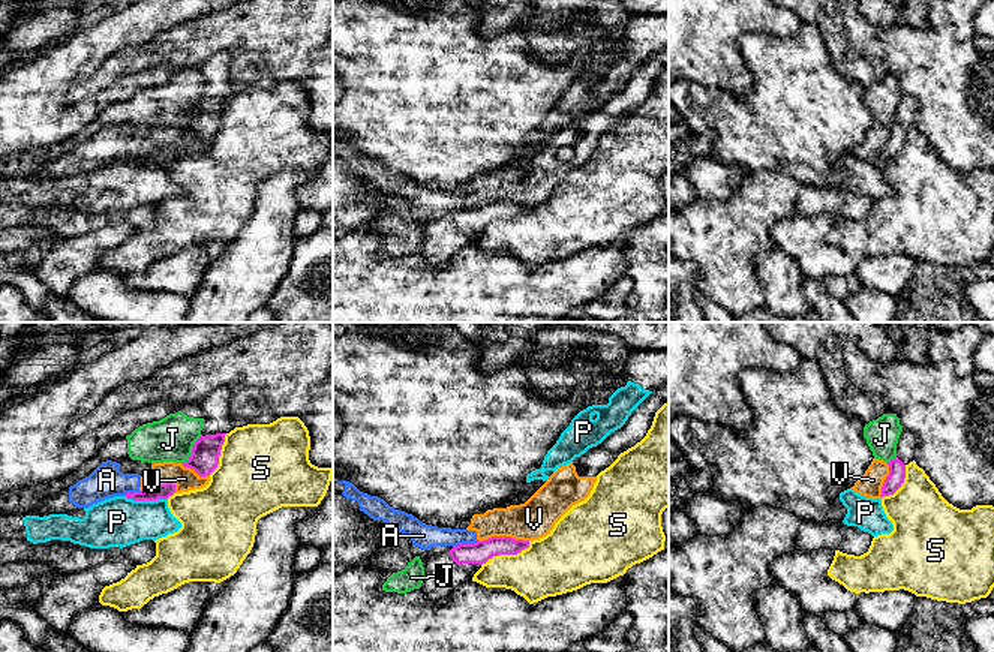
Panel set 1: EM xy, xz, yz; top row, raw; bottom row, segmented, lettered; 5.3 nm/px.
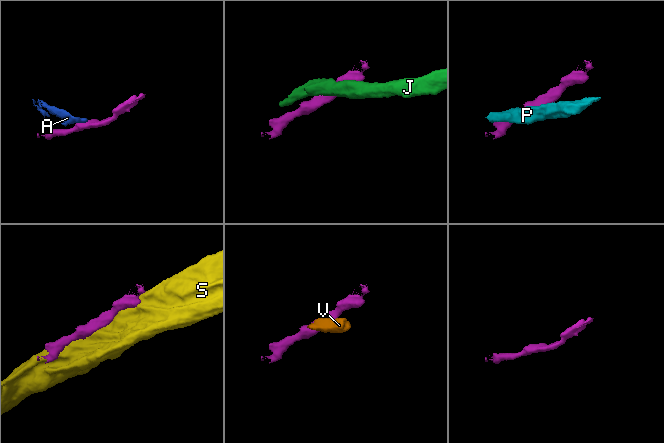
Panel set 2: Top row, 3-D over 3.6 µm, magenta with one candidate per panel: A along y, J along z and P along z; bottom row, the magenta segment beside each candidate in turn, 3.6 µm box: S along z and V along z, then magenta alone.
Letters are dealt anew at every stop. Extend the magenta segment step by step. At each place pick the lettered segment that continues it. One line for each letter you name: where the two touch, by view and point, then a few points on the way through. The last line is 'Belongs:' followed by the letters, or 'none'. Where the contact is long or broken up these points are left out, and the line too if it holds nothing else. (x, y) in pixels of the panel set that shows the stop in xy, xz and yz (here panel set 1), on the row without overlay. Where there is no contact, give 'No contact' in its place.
Belongs: none

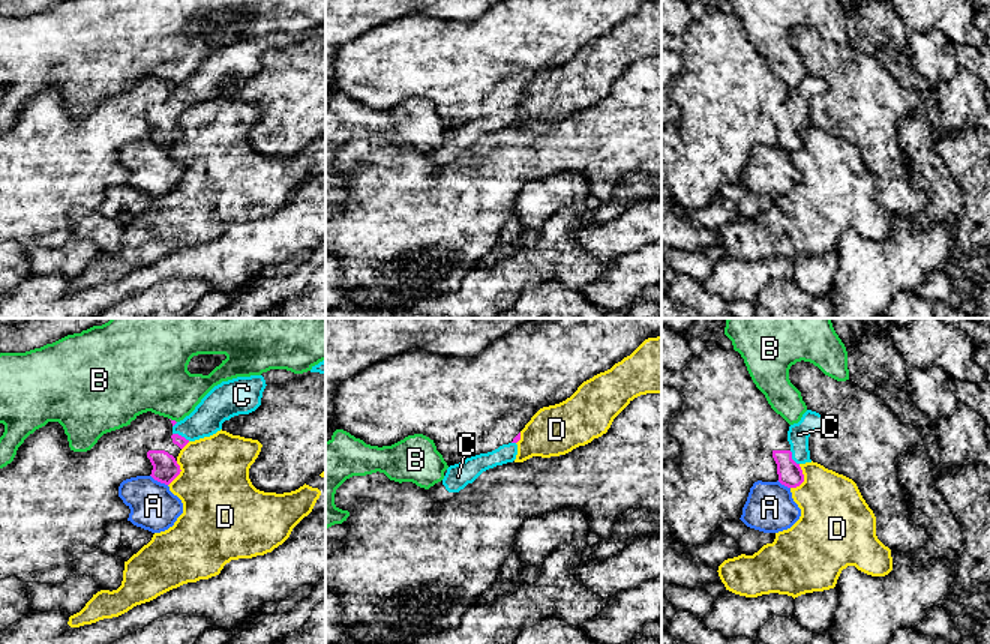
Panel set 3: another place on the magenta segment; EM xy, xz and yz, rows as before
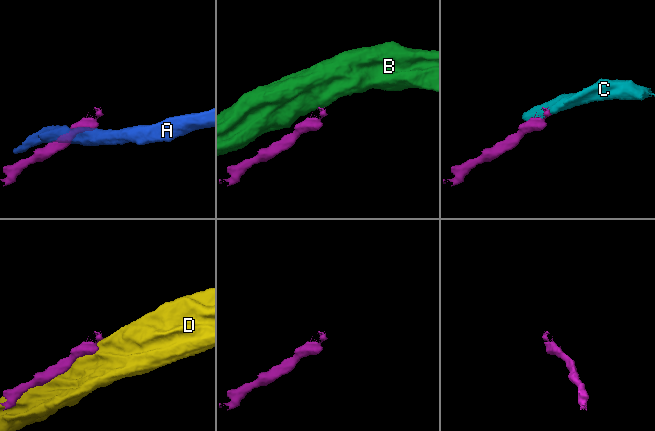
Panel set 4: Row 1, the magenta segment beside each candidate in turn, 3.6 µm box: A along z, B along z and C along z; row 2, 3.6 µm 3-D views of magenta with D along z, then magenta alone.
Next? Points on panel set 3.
C: Touches magenta at xy (182, 101). Path across: xy (179, 104), (182, 101), (216, 71)
Belongs: C

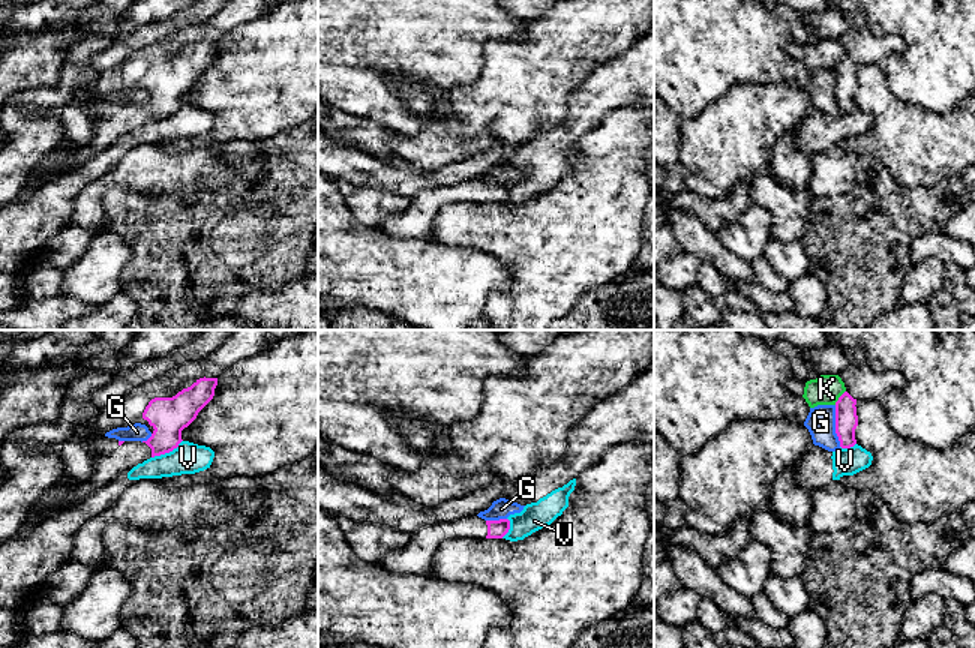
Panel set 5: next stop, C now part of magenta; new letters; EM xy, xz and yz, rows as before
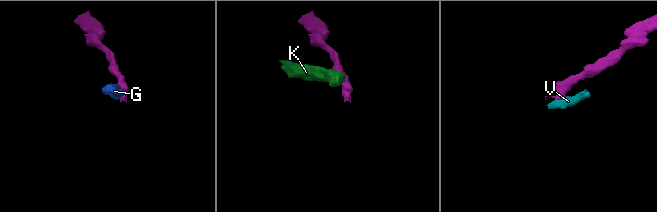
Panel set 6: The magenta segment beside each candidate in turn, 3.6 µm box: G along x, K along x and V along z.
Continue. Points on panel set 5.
Belongs: none

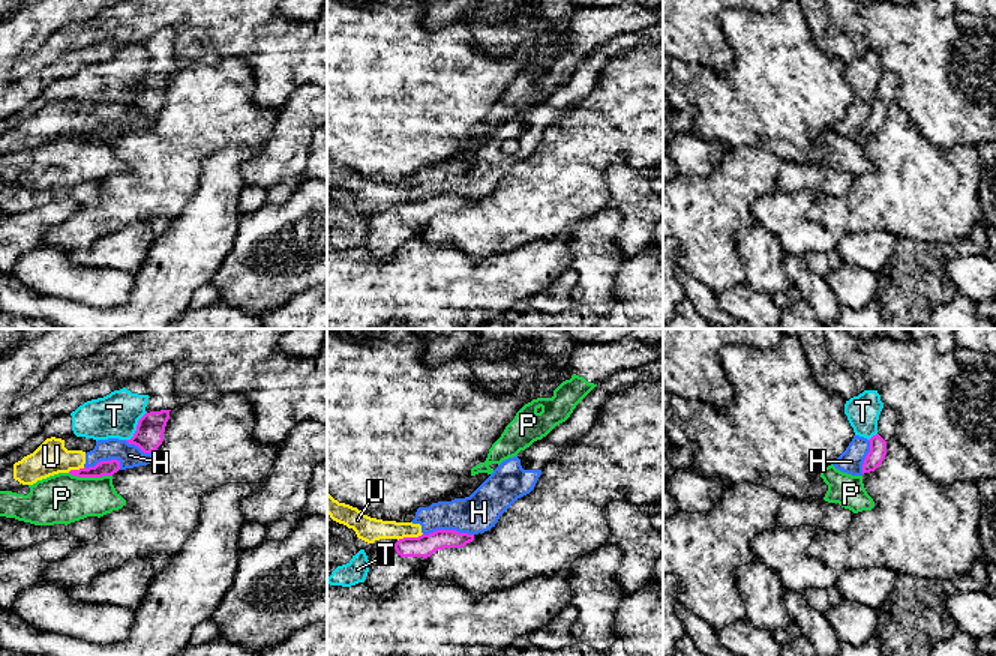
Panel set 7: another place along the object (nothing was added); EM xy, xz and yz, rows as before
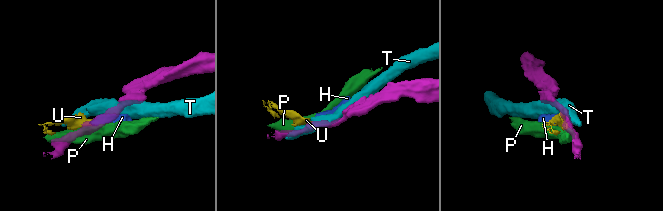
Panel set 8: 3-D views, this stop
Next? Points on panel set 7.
Belongs: none

